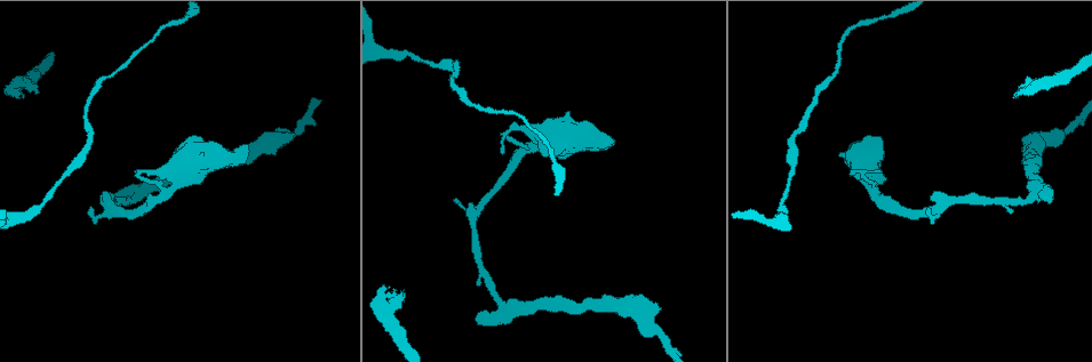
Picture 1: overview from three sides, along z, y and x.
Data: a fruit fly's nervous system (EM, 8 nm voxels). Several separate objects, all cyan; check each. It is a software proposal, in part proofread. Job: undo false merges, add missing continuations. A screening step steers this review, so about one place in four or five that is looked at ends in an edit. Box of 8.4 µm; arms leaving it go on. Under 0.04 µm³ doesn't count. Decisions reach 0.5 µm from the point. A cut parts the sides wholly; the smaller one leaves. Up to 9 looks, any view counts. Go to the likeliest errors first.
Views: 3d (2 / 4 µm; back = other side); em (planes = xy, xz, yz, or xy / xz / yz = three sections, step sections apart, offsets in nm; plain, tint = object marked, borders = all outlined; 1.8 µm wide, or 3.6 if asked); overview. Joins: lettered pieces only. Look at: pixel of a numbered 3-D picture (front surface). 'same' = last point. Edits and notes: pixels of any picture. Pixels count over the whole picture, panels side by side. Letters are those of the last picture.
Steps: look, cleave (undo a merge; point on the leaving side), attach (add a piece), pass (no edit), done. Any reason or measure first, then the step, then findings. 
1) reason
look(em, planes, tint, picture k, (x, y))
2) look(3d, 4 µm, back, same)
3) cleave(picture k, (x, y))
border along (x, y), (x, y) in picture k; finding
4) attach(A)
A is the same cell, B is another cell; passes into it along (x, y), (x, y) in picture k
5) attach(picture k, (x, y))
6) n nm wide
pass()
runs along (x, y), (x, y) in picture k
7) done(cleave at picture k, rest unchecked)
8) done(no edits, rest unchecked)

look(em, planes, borders, picture 1, (140, 173))

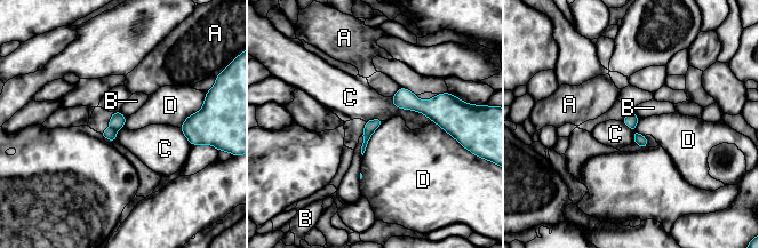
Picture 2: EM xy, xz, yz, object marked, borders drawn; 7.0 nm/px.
pass()
A, B, C and D are other cells; border along (384, 121), (372, 134), (362, 156) in picture 2; continuous, no second neuron

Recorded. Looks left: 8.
sudden change in width
look(em, planes, tint, picture 1, (1069, 132))

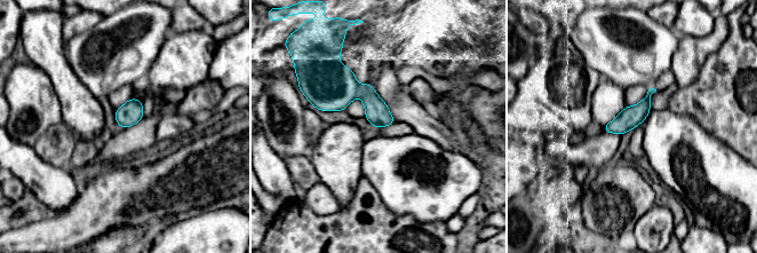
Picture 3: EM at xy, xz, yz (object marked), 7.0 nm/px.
see the neighbours
look(em, planes, borders, same)

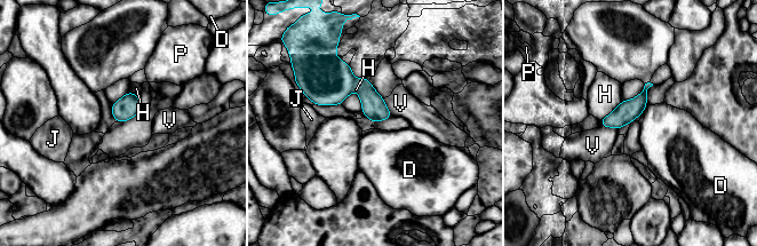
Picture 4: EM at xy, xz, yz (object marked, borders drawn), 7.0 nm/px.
cleave(picture 4, (374, 108))
D, H, J, P and V are other cells; border along (355, 80), (356, 85) in picture 4; two neurons meet here

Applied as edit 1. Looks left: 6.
look(overview)

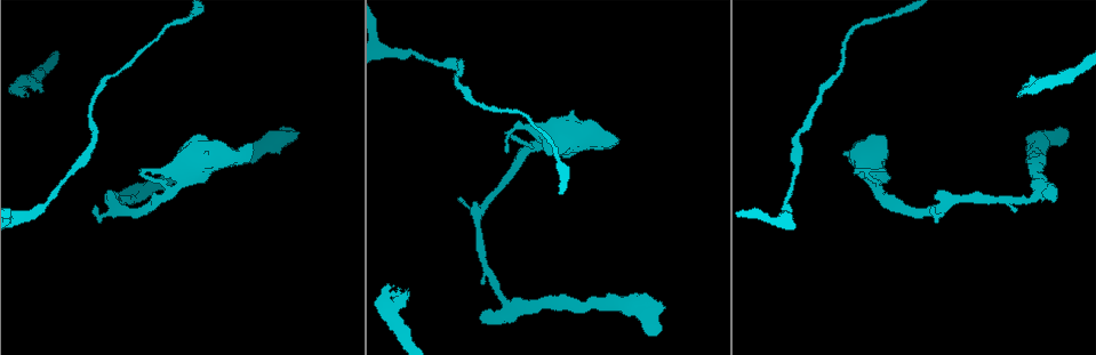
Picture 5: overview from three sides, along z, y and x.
stops while still wide
look(em, xy, step 16, tint, picture 5, (617, 138))

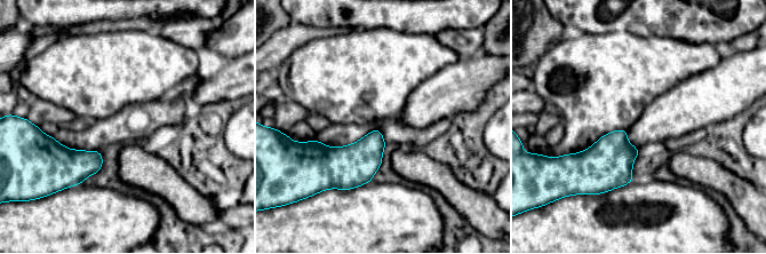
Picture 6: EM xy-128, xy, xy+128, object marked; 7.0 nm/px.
look(em, xz, step 4, borders, same)

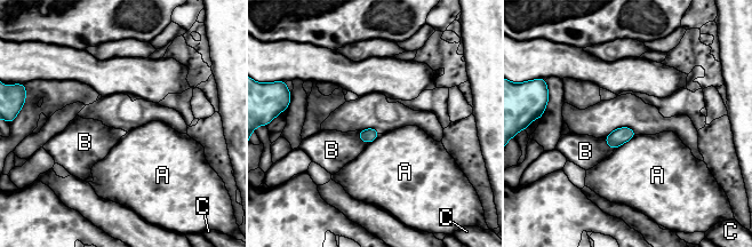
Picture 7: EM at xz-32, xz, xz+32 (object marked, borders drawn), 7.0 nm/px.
pass()
A, B and C are other cells; border along (359, 130), (358, 137), (367, 143) in picture 7; none of them fits

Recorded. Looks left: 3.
thin end
look(3d, 4 µm, back, picture 5, (95, 205))

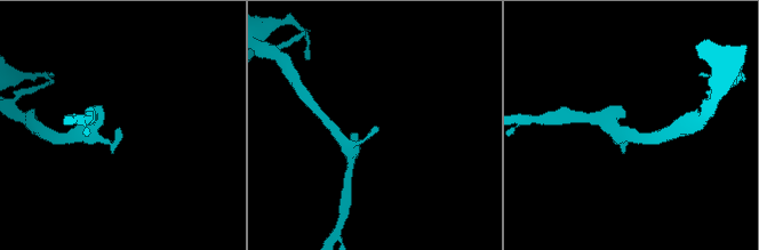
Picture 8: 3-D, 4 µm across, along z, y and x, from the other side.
need the tissue
look(em, planes, borders, picture 8, (116, 129))

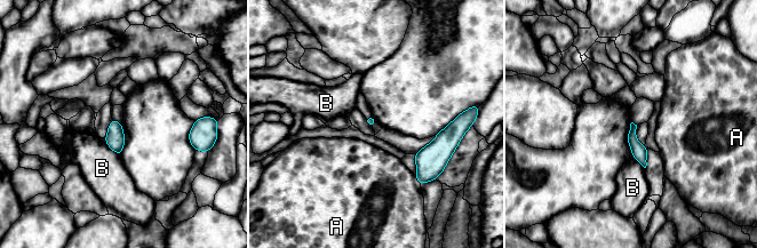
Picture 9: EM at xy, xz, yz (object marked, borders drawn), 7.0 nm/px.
70 nm wide; B touches over 180 nm
pass()
A and B are other cells; no lettered piece goes on from it

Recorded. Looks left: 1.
done(cleave at picture 4, rest unchecked)

